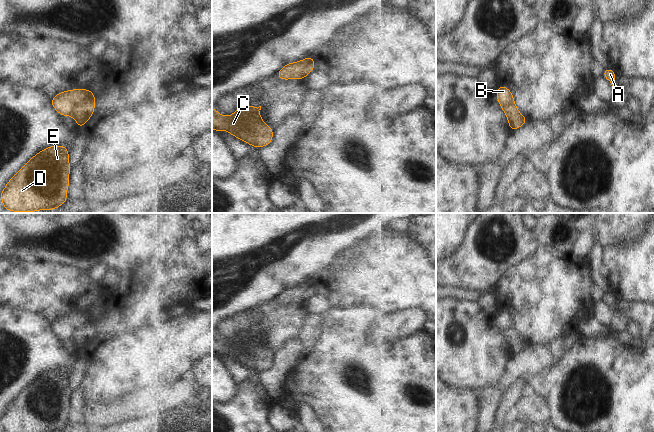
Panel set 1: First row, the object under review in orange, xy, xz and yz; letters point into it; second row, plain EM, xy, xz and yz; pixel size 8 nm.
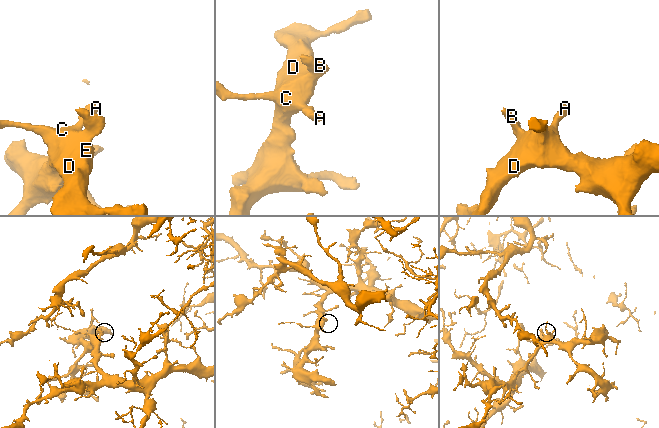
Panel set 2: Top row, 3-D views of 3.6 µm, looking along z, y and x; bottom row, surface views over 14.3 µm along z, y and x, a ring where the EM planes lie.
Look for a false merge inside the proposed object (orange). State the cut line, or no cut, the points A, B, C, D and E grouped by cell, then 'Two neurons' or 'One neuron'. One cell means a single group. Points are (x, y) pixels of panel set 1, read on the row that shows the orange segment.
No split. Groups: A B C D E. One neuron.

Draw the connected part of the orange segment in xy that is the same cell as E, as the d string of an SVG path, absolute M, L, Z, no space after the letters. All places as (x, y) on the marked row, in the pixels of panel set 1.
M63 145L36 153L0 193L5 210L36 212L54 210L67 201L69 152Z

